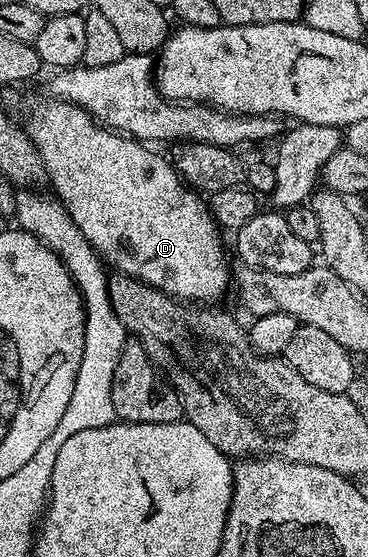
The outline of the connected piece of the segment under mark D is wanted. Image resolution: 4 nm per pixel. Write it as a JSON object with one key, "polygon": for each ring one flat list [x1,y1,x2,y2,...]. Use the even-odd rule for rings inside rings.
{"polygon":[[47,99,48,101,40,101,28,113,28,125,26,124,26,132,28,137,36,144,38,155,44,164,47,184,52,184,51,192,55,194,61,205,70,215,70,219,74,219,74,223,78,227,78,231,82,231,82,235,90,242,92,248,101,254,103,260,109,266,112,265,117,274,125,277,133,277,135,281,146,283,155,289,161,289,167,297,174,297,178,301,185,303,216,303,224,292,230,289,230,264,224,258,224,249,220,246,221,230,216,224,216,220,212,218,209,206,206,204,205,198,201,194,191,190,187,185,182,183,182,178,176,172,176,166,167,156,159,157,155,153,155,148,149,147,145,142,136,140,122,133,117,133,100,124,96,118,91,117,79,105,72,105,69,101,61,101,59,99]]}

